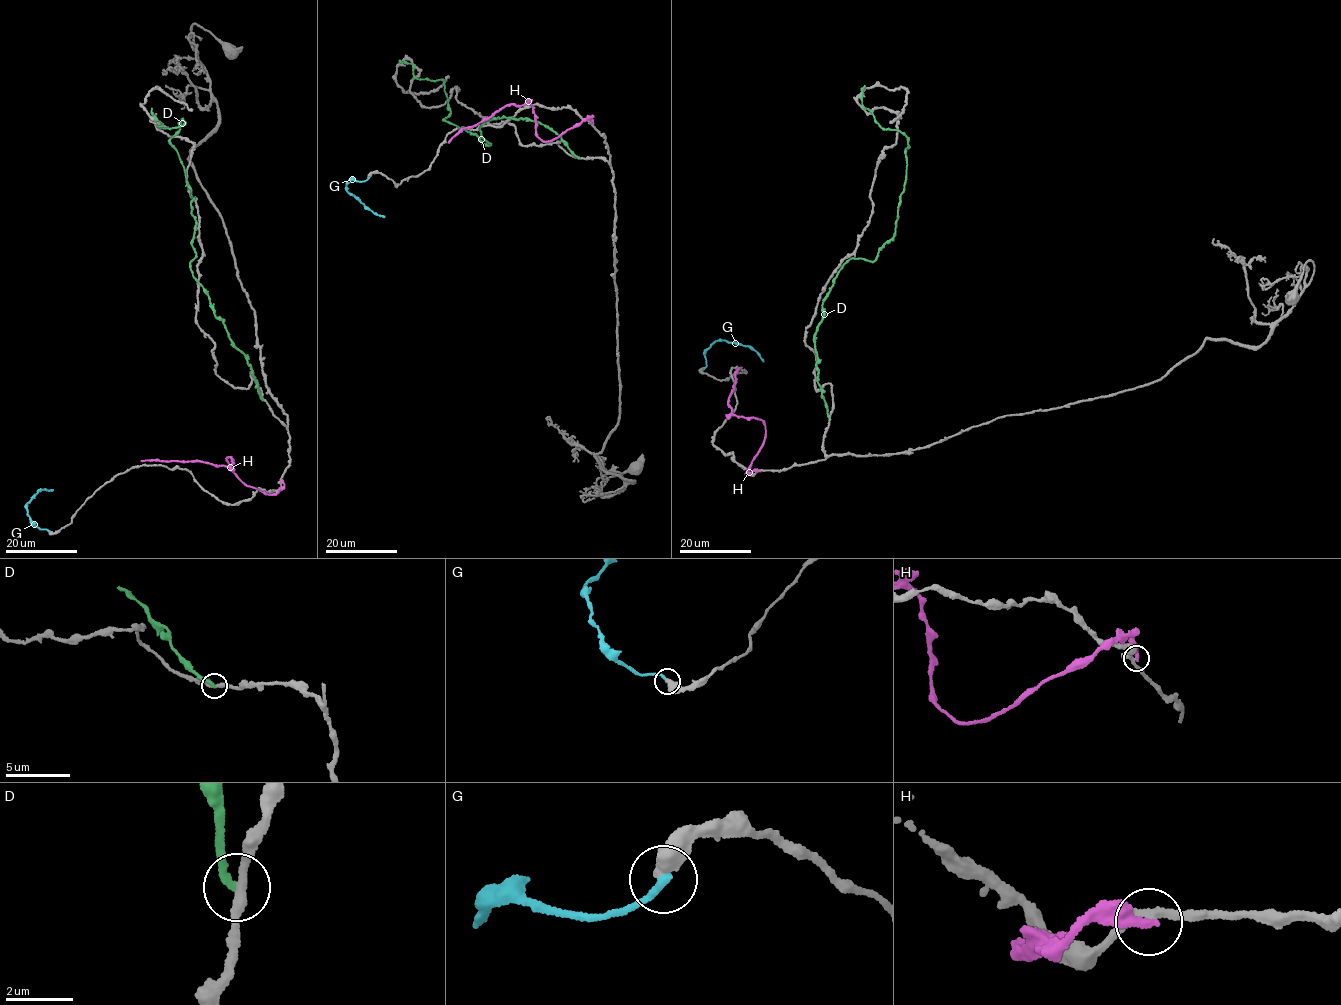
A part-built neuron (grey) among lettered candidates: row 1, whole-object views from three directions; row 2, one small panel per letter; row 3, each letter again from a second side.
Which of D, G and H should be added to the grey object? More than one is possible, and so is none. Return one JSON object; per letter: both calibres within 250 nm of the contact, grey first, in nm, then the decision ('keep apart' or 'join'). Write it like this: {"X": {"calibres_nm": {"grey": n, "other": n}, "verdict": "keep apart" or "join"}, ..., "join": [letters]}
{"D": {"calibres_nm": {"grey": 240, "other": 240}, "verdict": "keep apart"}, "G": {"calibres_nm": {"grey": 550, "other": 240}, "verdict": "keep apart"}, "H": {"calibres_nm": {"grey": 200, "other": 340}, "verdict": "keep apart"}, "join": []}

